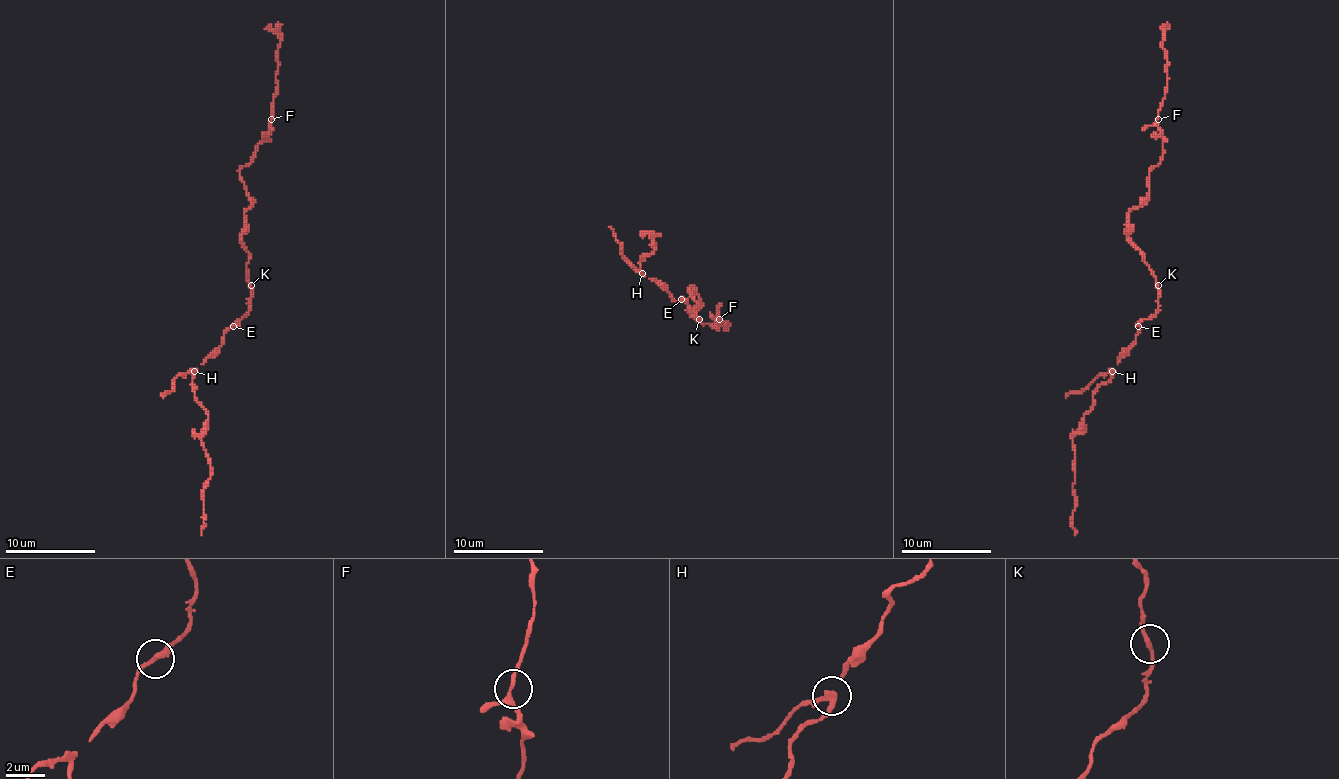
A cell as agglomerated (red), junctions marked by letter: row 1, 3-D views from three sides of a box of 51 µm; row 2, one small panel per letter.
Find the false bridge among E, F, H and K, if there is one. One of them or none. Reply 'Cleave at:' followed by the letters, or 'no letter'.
Cleave at: H

